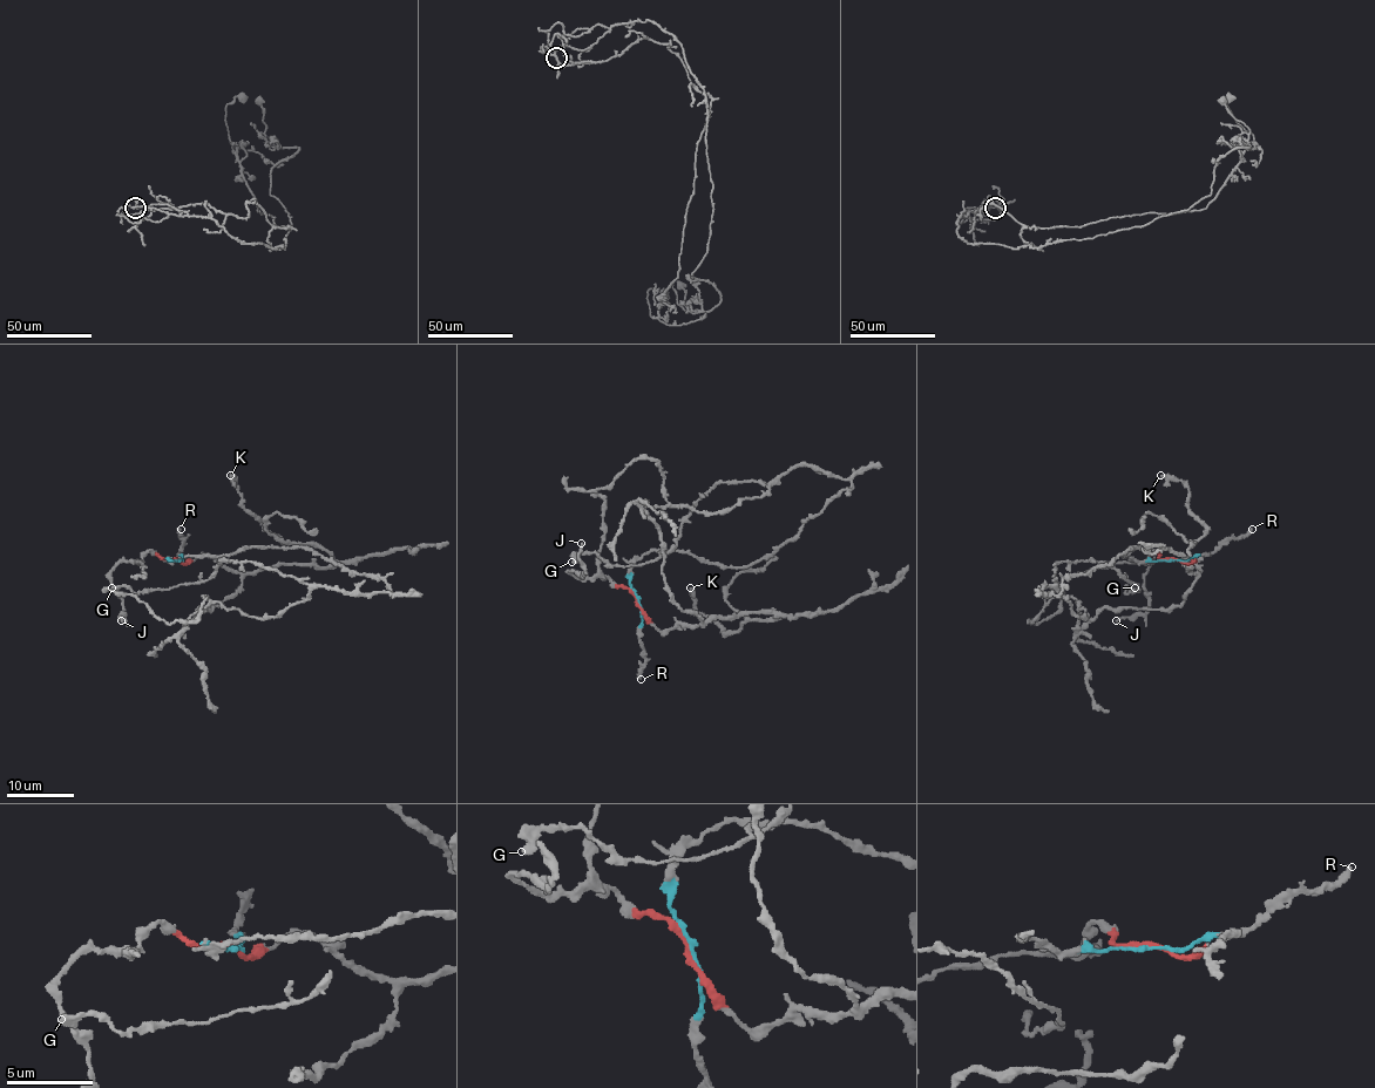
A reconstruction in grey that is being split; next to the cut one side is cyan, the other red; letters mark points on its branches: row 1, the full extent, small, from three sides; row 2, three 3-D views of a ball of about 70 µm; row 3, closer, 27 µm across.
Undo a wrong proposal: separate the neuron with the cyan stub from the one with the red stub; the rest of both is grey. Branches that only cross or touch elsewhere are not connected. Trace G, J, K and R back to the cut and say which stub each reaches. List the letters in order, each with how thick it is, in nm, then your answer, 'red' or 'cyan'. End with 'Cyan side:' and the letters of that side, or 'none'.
G: calibre 460 nm; cyan
J: calibre 240 nm; red
K: calibre 440 nm; red
R: calibre 320 nm; cyan
Cyan side: G, R

